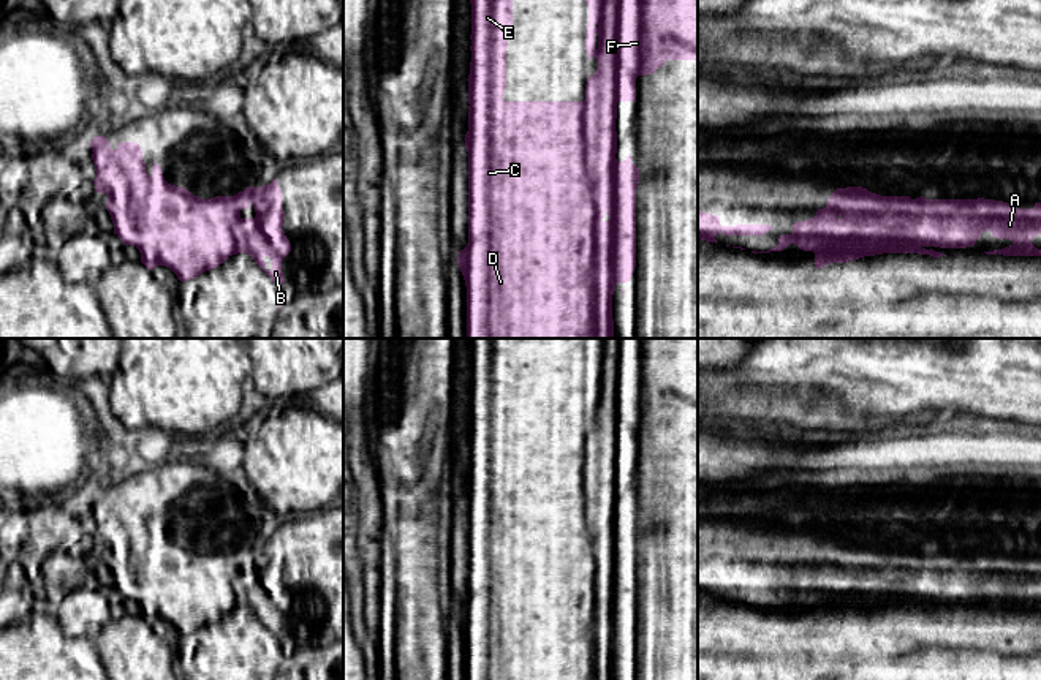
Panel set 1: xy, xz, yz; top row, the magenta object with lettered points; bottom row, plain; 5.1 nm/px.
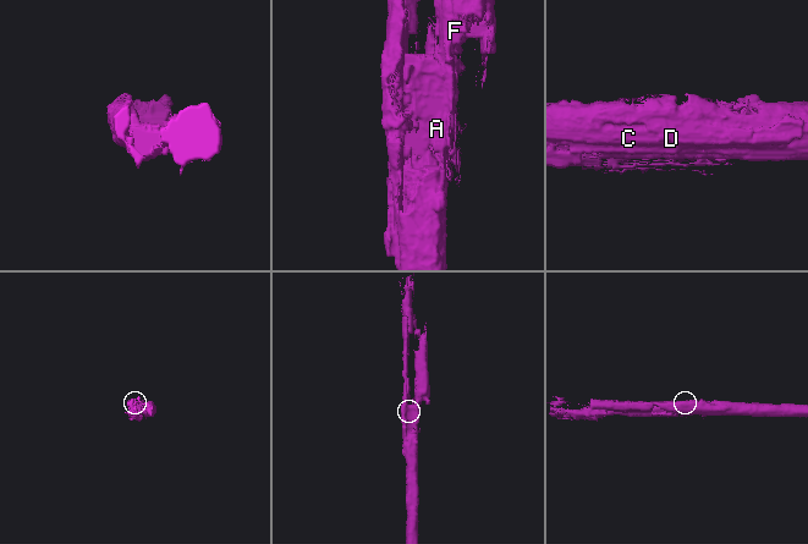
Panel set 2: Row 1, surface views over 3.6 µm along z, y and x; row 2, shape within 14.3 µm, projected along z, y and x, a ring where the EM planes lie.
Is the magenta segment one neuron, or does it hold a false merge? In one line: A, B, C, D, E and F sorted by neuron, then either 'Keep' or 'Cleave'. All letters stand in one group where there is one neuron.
Groups: A C D E / B F. Cleave

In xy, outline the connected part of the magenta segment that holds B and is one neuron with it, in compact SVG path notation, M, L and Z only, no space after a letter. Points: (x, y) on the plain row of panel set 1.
M275 533L271 538L255 544L253 563L256 566L255 572L240 572L231 584L234 590L233 609L248 607L256 615L256 618L272 633L272 636L278 639L278 645L282 648L280 640L285 637L282 615L291 606L291 598L282 584L285 566L282 563L282 544Z

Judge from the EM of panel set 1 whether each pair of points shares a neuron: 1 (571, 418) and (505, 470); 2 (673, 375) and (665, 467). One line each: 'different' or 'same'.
1: same
2: same

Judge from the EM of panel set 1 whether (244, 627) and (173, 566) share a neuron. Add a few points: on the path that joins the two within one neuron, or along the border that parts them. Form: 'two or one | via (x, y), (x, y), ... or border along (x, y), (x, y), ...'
two | border along (233, 609), (195, 630)

